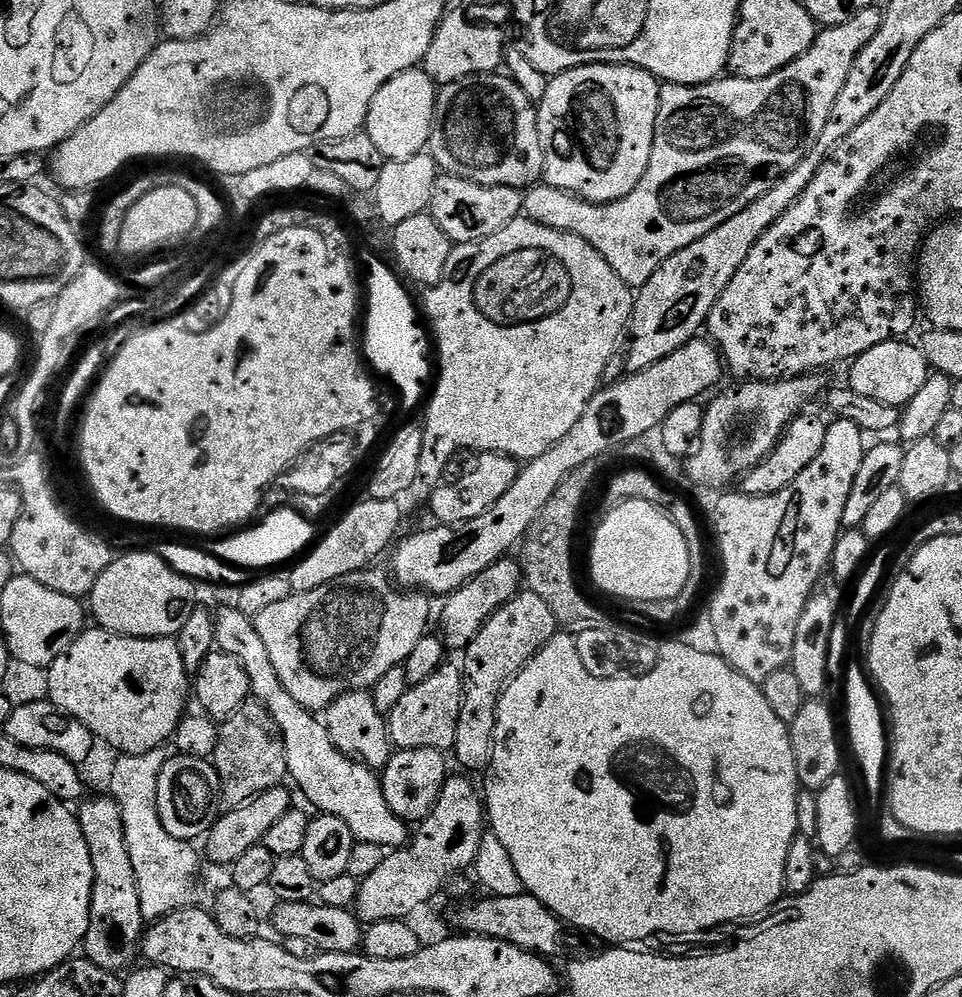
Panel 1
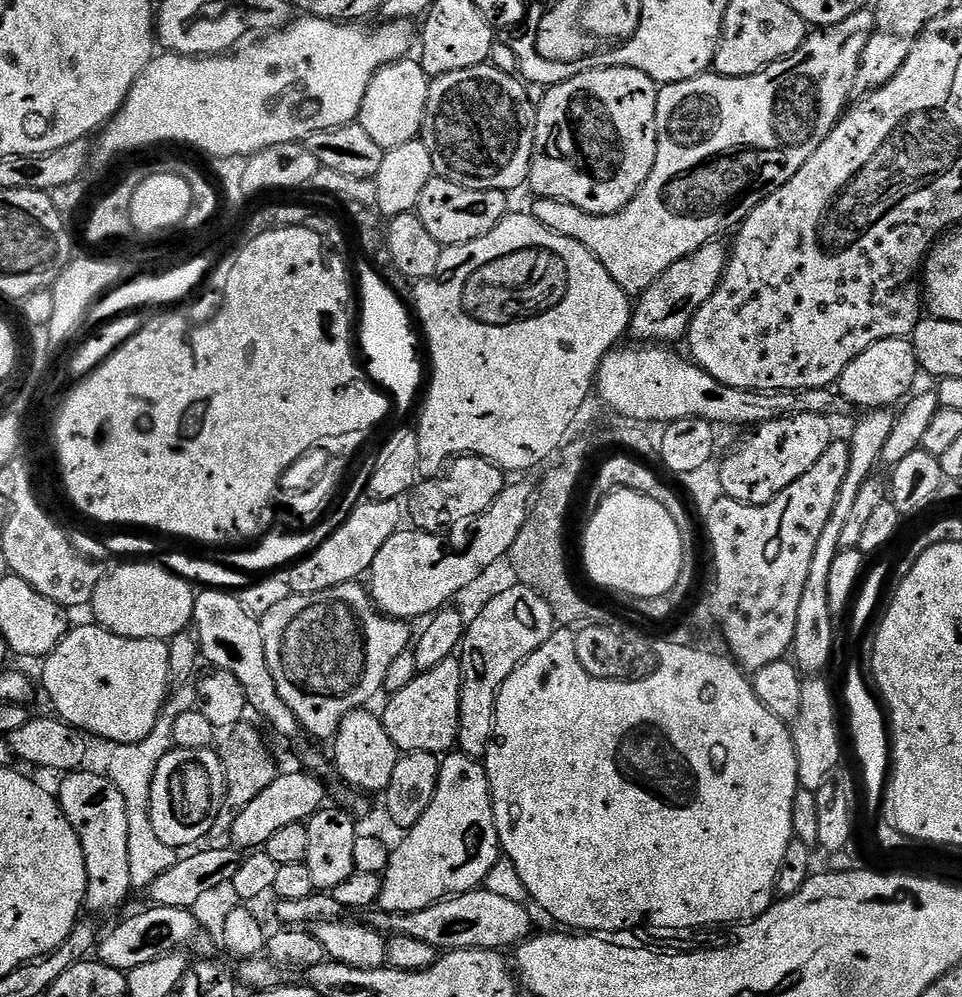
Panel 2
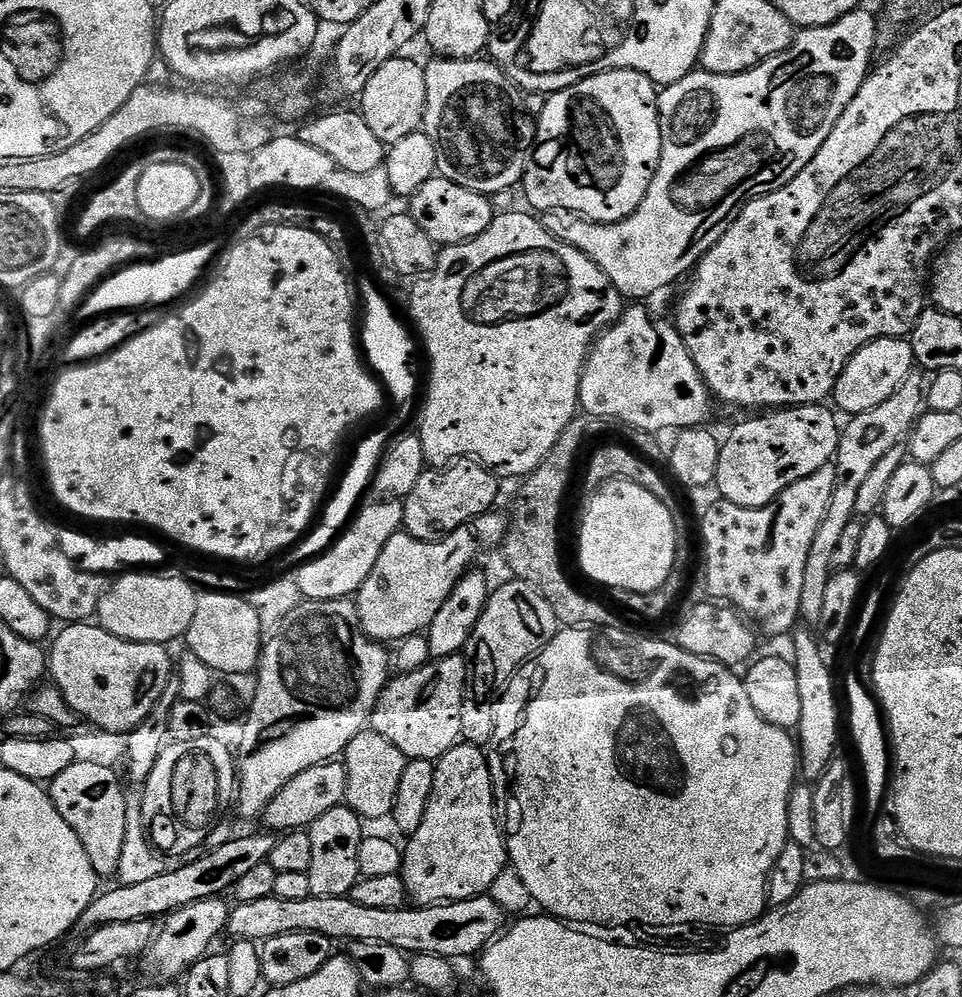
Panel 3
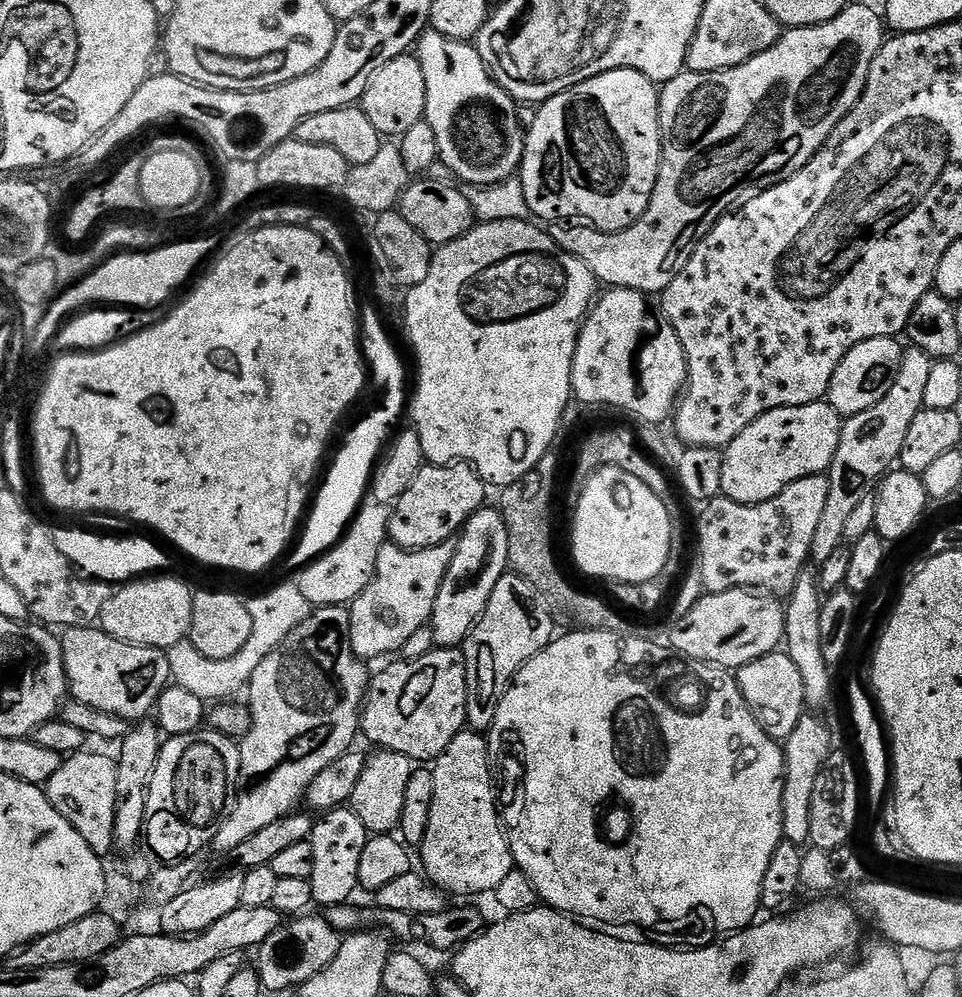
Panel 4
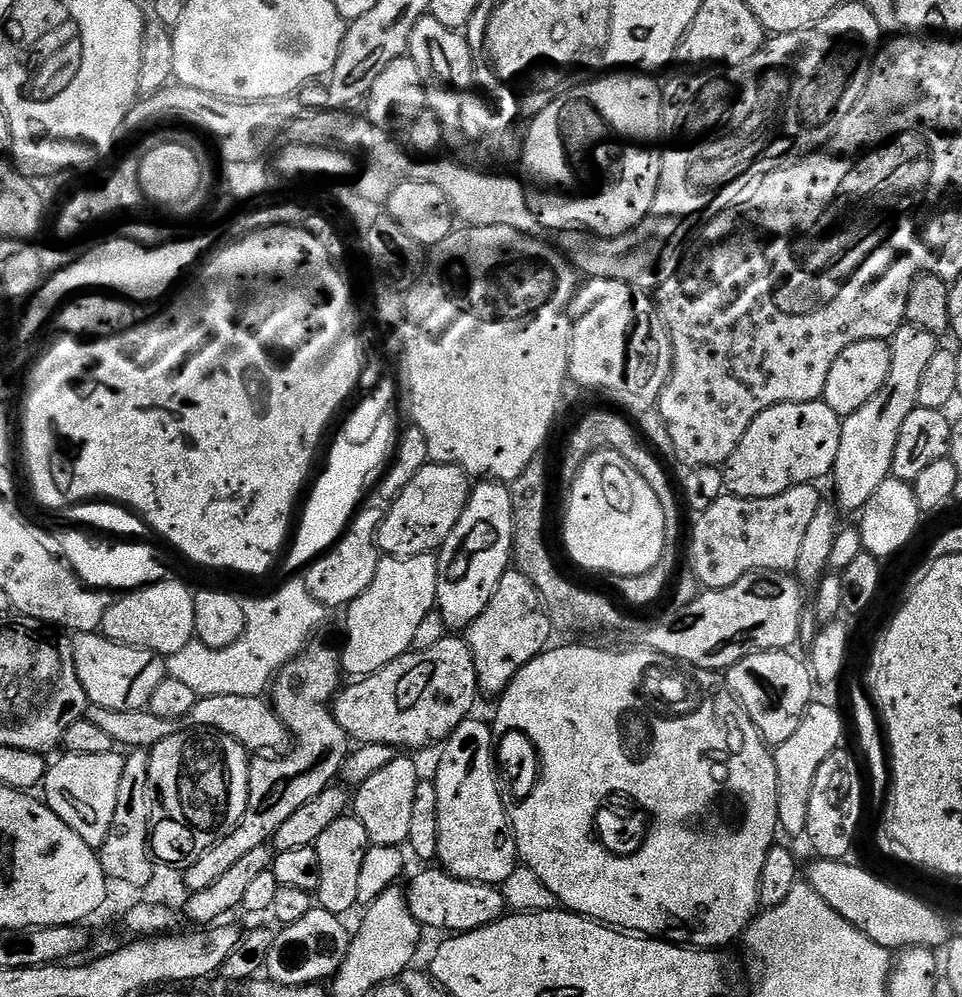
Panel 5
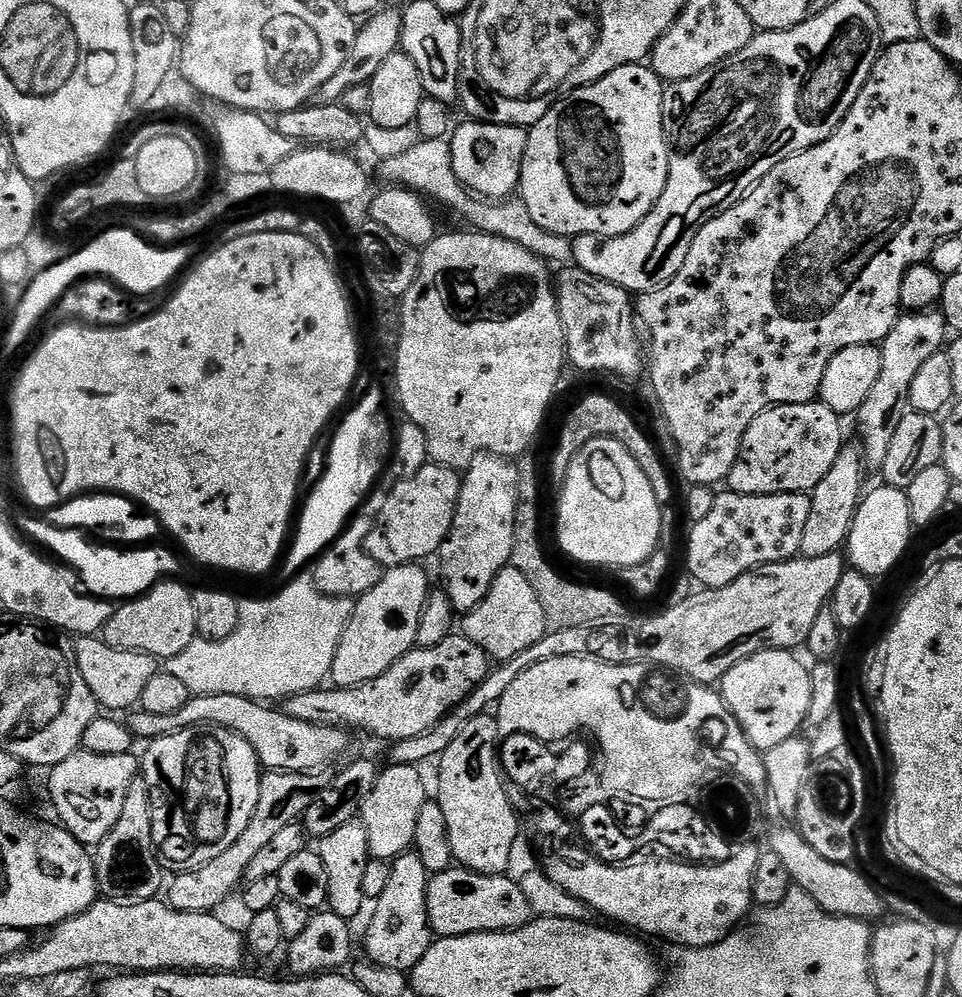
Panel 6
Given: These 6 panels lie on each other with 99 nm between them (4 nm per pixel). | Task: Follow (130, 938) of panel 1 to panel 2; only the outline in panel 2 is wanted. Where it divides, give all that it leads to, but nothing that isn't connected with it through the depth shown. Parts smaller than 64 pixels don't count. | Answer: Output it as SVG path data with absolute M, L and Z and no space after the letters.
M89 770L67 773L60 784L58 799L70 826L80 839L88 875L87 907L96 912L112 912L134 892L130 878L130 826L126 822L126 798L107 775Z

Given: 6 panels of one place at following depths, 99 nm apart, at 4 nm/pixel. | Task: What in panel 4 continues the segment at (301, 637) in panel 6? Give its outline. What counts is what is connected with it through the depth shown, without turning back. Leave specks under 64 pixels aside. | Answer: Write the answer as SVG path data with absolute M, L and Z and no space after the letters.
M277 583L270 590L268 599L254 599L251 606L250 638L246 638L246 646L242 646L238 654L225 660L211 660L198 654L192 641L187 638L179 640L174 647L167 649L170 680L175 687L190 690L190 694L195 694L206 702L224 702L235 697L232 695L239 688L241 691L251 680L254 670L258 670L258 662L262 662L266 654L274 651L314 611L313 605L309 604L306 598L302 598L302 590L298 590L296 586L289 583Z

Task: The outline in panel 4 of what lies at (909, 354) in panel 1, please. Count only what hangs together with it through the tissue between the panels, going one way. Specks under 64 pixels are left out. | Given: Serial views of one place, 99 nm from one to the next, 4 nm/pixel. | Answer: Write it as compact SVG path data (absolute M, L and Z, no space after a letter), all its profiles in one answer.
M895 336L870 338L866 342L858 342L850 354L842 358L838 370L834 370L834 378L828 387L827 403L831 404L834 411L842 418L862 414L862 410L870 410L877 402L886 398L890 386L898 378L898 366L902 366L905 345Z

